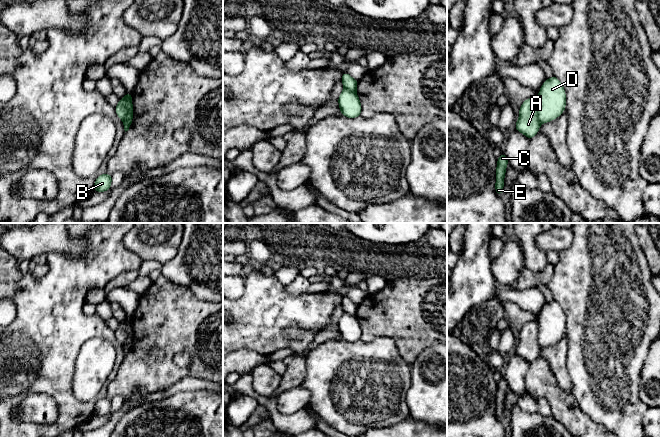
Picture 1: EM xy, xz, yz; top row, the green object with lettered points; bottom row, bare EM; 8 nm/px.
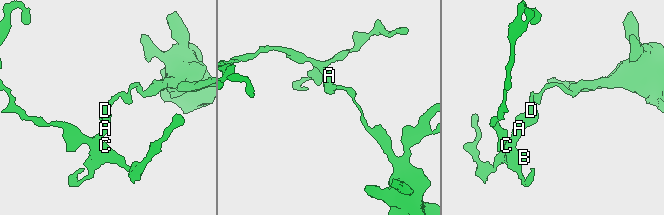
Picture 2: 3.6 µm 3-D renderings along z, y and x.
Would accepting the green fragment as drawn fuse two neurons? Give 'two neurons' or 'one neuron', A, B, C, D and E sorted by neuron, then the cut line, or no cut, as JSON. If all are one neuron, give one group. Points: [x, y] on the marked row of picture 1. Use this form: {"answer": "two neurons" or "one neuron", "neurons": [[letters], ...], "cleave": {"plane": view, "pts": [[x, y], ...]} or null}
{"answer": "two neurons", "neurons": [["A", "B", "C", "E"], ["D"]], "cleave": {"plane": "xy", "pts": [[131, 96], [125, 103], [126, 118], [123, 121]]}}

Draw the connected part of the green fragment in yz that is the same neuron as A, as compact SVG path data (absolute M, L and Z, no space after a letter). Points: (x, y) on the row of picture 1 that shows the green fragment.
M538 98L526 99L519 109L519 119L515 122L517 131L530 140L539 132L541 125L538 119L538 108Z

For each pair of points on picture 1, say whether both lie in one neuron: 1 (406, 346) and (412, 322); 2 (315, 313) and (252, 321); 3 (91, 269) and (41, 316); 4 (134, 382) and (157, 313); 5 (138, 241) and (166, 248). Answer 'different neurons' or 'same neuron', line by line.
1: same neuron
2: same neuron
3: same neuron
4: same neuron
5: same neuron

